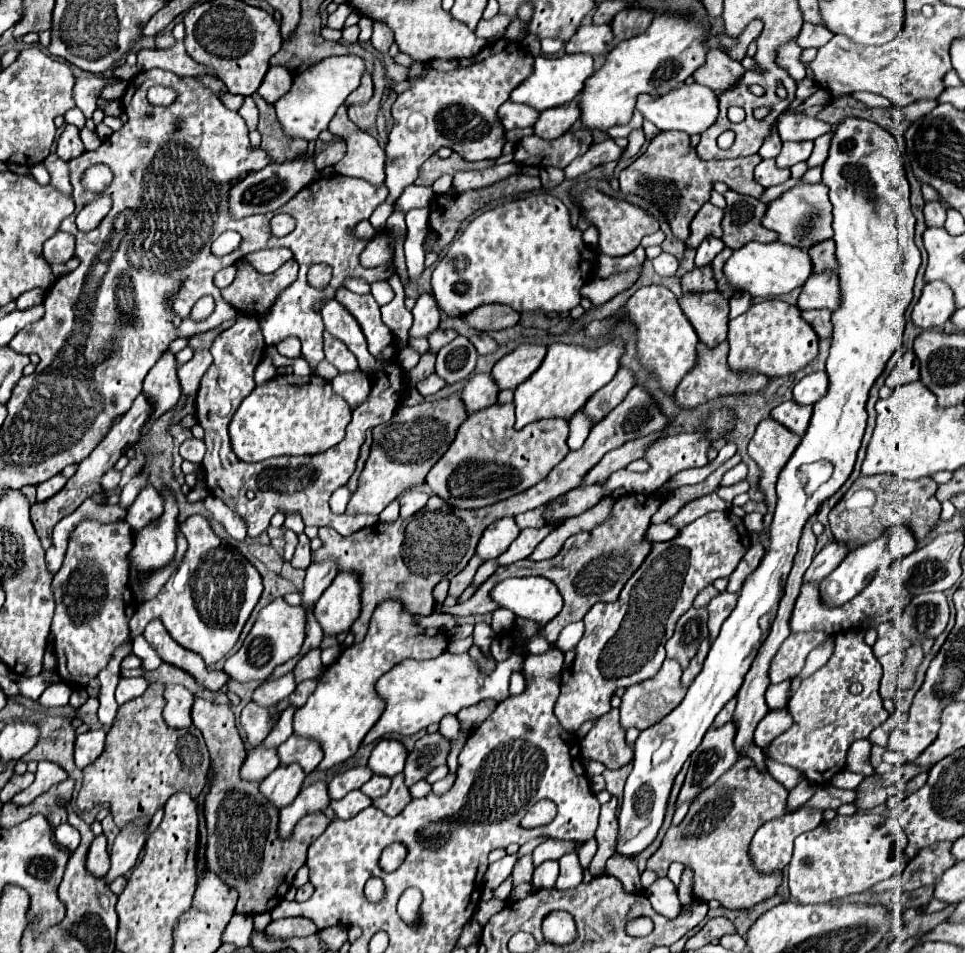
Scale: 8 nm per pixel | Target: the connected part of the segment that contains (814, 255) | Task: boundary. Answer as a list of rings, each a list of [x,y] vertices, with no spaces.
[[[832,239],[818,243],[814,249],[808,249],[808,255],[810,255],[812,263],[814,263],[814,273],[824,271],[824,269],[834,269],[834,271],[836,271],[834,253],[832,253],[832,251],[834,251]]]

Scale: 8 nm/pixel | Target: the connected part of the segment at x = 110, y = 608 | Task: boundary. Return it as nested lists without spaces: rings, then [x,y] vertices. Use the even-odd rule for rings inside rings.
[[[82,519],[70,535],[66,559],[54,575],[52,591],[56,613],[52,633],[56,637],[54,653],[58,657],[56,673],[64,683],[84,687],[110,661],[110,653],[128,641],[128,615],[124,591],[128,585],[128,553],[134,545],[132,529],[126,523],[100,523]]]

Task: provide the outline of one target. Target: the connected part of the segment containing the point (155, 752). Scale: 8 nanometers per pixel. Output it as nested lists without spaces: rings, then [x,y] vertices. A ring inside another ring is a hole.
[[[152,683],[140,697],[118,707],[118,715],[106,737],[104,755],[84,769],[82,789],[76,799],[80,811],[110,803],[114,823],[122,829],[142,813],[152,817],[178,791],[186,791],[194,799],[202,793],[210,753],[196,727],[172,729],[162,721],[162,687],[160,683]]]

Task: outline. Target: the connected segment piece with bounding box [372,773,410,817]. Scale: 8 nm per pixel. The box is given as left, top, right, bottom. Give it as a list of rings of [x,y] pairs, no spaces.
[[[398,773],[394,779],[392,779],[392,787],[388,789],[388,793],[384,797],[378,797],[372,801],[372,805],[380,811],[384,811],[388,817],[394,817],[398,815],[410,801],[410,793],[408,793],[408,787],[404,785],[404,777],[402,773]]]

